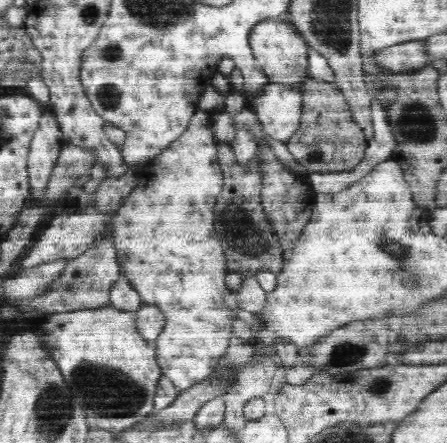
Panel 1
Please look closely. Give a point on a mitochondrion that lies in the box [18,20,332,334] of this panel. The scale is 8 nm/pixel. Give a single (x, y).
(241, 232)

